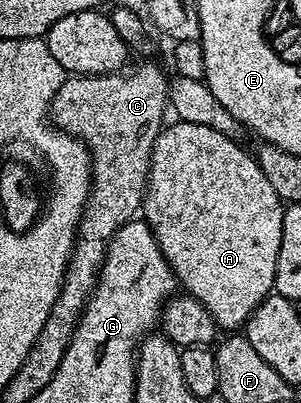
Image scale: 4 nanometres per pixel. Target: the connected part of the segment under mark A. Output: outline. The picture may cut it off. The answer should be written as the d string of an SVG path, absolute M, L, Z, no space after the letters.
M172 123L164 127L153 146L141 216L157 238L157 246L161 246L161 254L169 262L182 291L201 302L220 329L239 330L261 301L272 295L285 204L277 190L269 186L269 178L265 178L258 159L238 148L234 139L207 126Z

